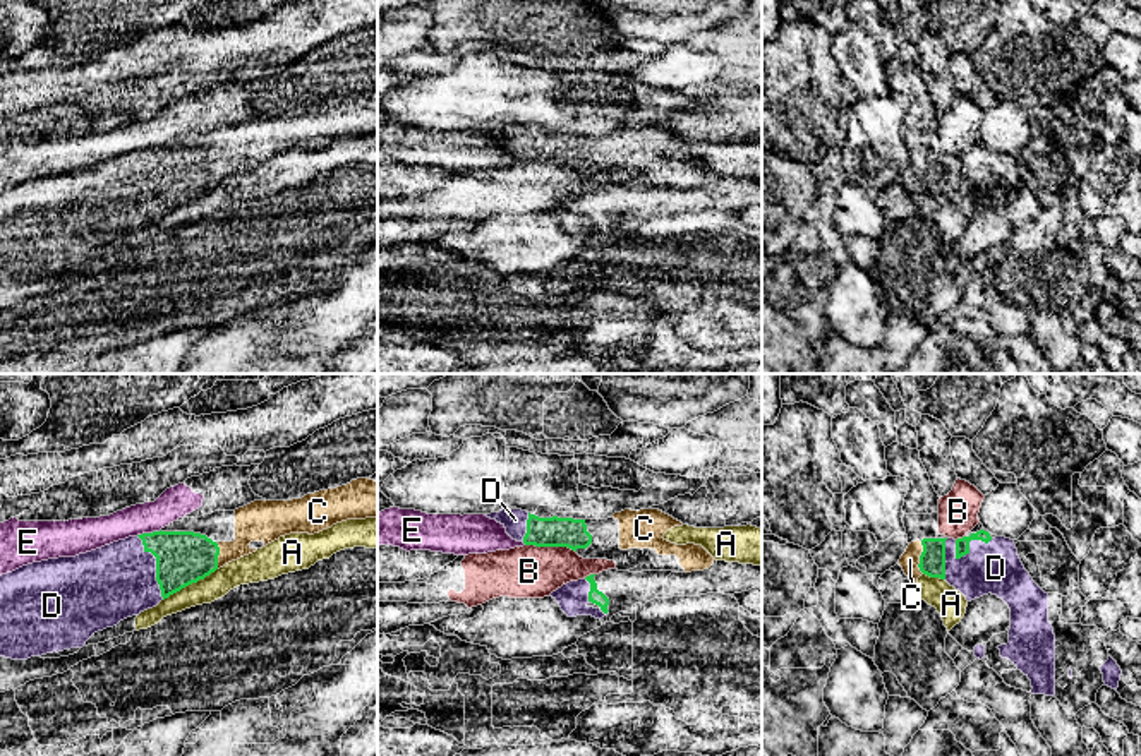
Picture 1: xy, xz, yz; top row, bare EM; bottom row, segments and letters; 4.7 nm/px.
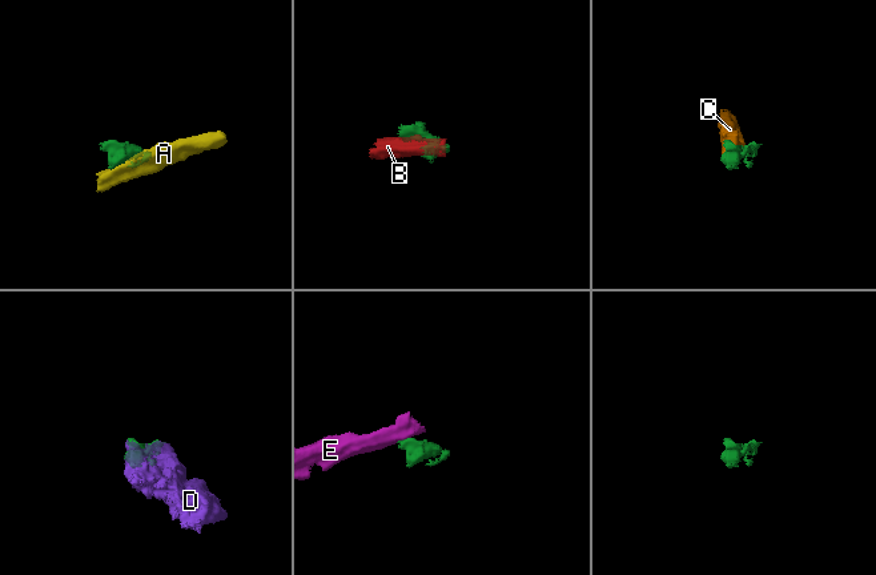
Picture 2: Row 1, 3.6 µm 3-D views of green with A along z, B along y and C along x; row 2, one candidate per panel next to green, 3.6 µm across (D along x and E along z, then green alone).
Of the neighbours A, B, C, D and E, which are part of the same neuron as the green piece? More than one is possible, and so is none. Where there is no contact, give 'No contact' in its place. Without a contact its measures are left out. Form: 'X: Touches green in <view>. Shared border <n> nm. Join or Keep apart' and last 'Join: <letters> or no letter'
A: Touches green in xy. Shared border 300 nm. Keep apart
B: Touches green in xz. Shared border 240 nm. Keep apart
C: Touches green in yz. Shared border 150 nm. Join
D: Touches green in xy. Shared border 320 nm. Keep apart
E: Touches green in xy. Shared border 120 nm. Keep apart
Join: C

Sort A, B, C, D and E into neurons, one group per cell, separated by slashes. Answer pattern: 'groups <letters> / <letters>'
groups A / B / C / D / E

